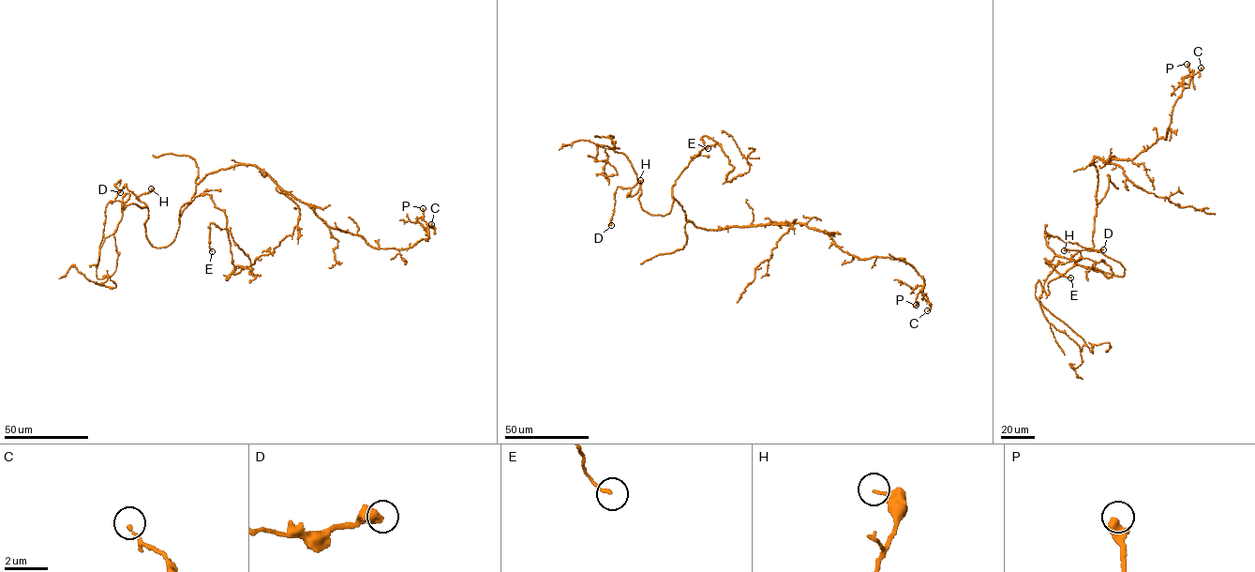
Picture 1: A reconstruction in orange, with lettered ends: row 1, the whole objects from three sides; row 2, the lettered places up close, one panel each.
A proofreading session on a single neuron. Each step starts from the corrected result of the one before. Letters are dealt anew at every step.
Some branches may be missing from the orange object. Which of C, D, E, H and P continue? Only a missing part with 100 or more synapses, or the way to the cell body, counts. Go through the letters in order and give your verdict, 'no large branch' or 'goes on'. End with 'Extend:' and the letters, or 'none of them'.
C: no large branch
D: no large branch
E: no large branch
H: no large branch
P: no large branch
Extend: none of them

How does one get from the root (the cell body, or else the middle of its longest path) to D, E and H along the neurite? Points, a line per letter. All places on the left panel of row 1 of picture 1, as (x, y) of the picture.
D: (189, 204), (179, 218), (174, 241), (167, 247), (154, 248), (145, 233), (146, 204), (125, 184), (120, 192)
E: (189, 204), (180, 217), (184, 203), (201, 193), (225, 213), (225, 229), (210, 224), (212, 251)
H: (189, 204), (179, 218), (174, 241), (167, 247), (154, 248), (145, 233), (148, 208), (136, 198), (151, 188)

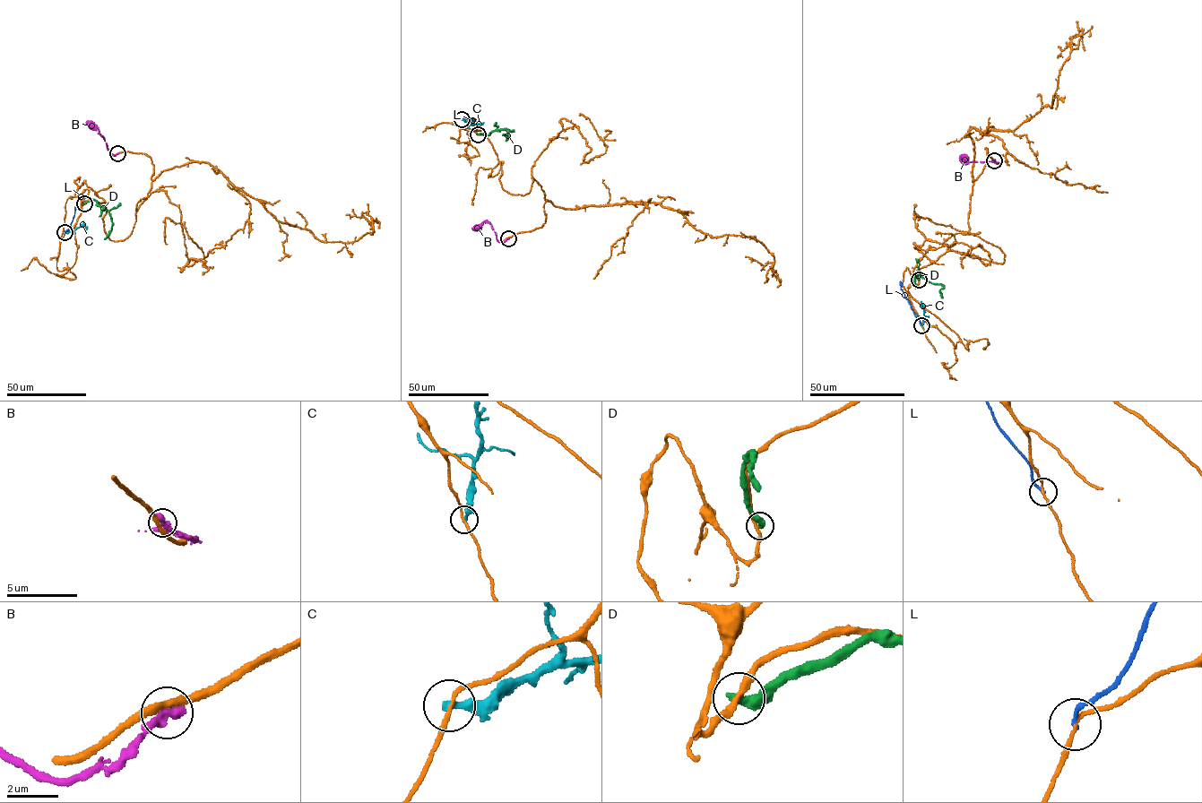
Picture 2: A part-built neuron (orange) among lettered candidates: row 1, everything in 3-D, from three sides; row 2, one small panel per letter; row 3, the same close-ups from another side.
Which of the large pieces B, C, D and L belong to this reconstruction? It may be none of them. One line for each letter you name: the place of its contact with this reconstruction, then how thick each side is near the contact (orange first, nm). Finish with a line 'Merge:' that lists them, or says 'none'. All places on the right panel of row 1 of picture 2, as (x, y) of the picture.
Merge: none

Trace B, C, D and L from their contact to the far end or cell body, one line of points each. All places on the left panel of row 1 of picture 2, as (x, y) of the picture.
B: (117, 153), (110, 153), (98, 127), (85, 122)
C: (64, 233), (83, 225), (86, 229)
D: (84, 203), (95, 200), (97, 205), (107, 210), (112, 223), (105, 239)
L: (64, 232), (82, 195)

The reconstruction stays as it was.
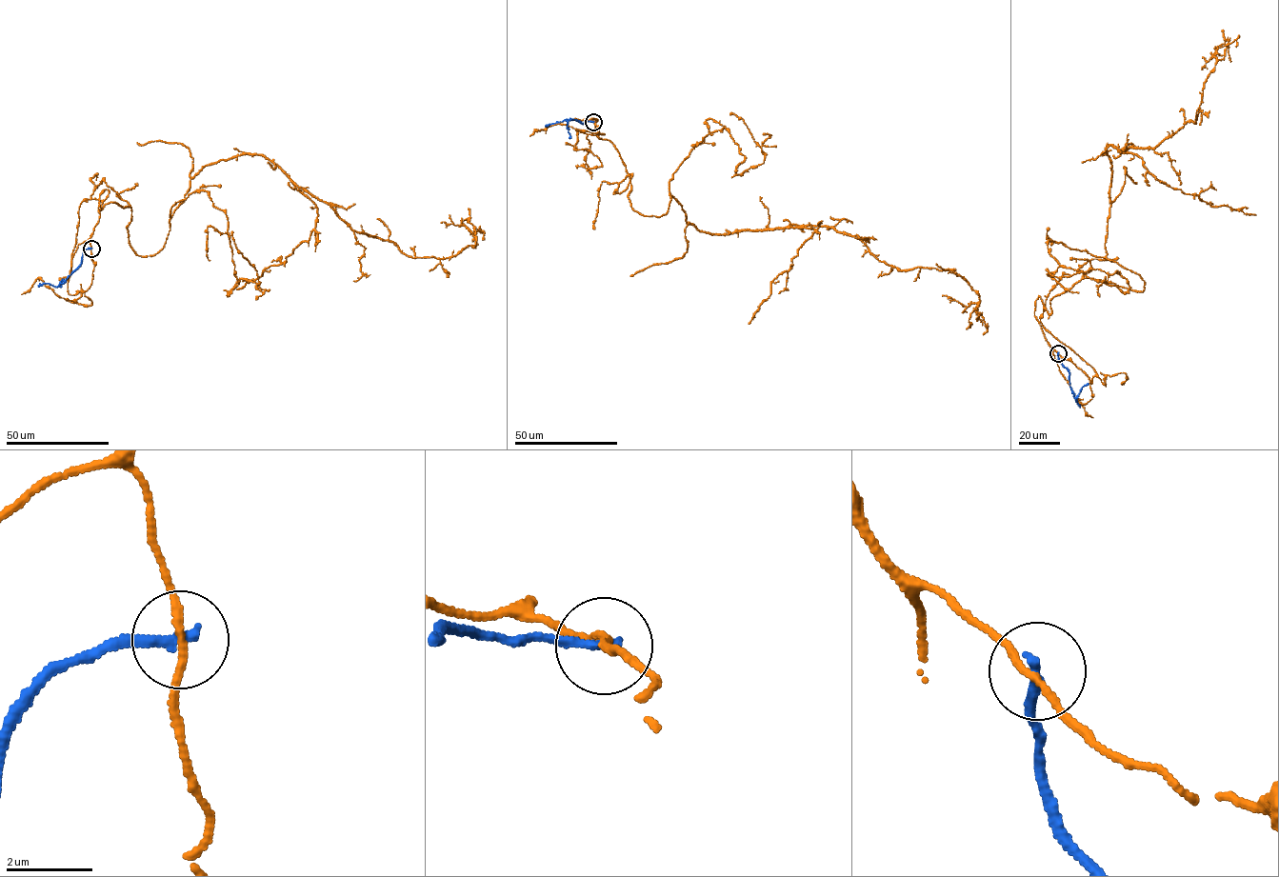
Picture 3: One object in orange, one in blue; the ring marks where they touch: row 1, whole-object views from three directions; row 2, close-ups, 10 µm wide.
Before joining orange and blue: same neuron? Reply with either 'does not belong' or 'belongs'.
does not belong

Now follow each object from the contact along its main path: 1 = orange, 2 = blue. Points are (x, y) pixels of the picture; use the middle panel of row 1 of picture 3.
1: (593, 121), (642, 214), (669, 193), (712, 234), (829, 227), (898, 269), (955, 273), (979, 302), (942, 296)
2: (593, 122), (583, 123), (574, 119), (545, 126)

